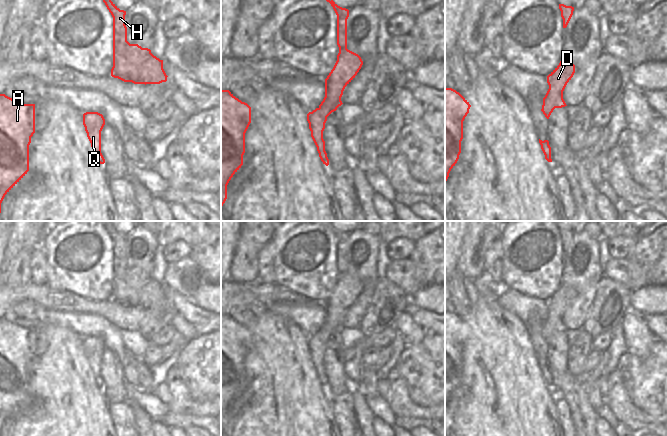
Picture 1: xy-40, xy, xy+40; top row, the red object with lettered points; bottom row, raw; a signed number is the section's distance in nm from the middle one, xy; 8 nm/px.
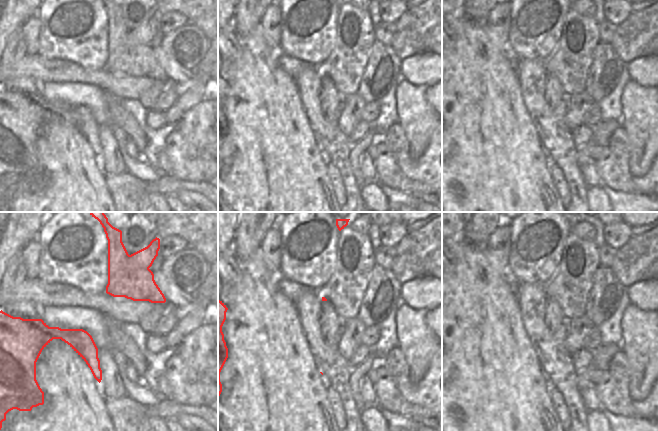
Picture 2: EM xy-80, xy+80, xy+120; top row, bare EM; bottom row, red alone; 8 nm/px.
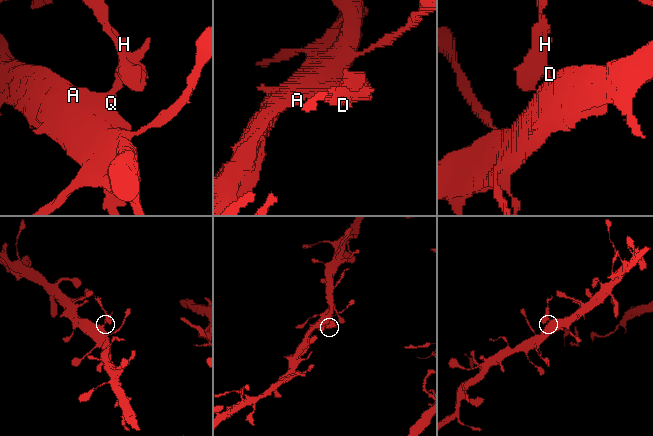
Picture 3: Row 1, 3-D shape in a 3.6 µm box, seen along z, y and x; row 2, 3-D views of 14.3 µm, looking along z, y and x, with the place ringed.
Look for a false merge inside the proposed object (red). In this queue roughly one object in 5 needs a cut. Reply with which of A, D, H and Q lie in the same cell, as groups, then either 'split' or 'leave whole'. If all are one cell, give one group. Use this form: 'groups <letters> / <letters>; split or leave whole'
groups A Q / D H; split

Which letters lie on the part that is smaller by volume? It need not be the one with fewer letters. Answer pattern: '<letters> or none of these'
D, H

